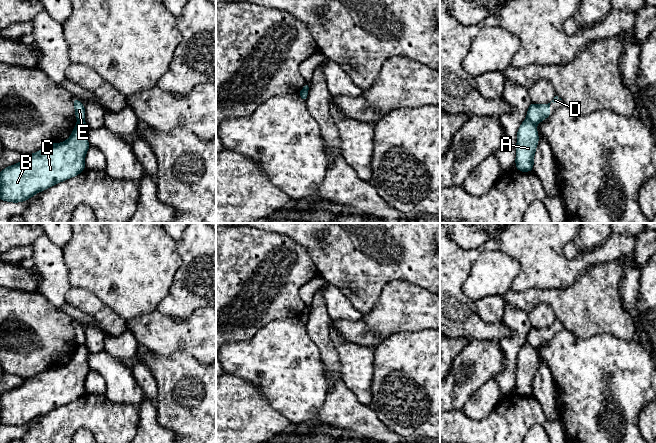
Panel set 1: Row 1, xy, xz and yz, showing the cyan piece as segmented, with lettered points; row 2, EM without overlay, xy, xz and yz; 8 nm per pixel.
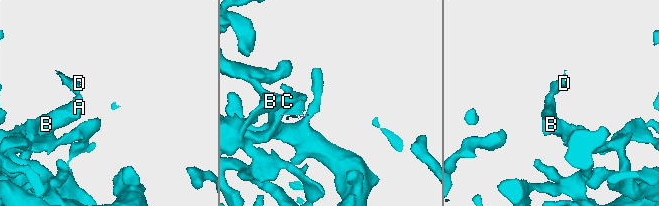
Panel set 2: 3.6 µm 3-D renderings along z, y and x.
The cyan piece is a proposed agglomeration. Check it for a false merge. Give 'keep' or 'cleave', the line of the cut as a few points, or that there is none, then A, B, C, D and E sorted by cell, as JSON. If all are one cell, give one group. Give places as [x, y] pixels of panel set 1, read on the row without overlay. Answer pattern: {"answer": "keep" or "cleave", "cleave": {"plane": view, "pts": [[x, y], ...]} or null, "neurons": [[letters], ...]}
{"answer": "cleave", "cleave": {"plane": "yz", "pts": [[527, 342], [534, 348]]}, "neurons": [["A", "B", "C"], ["D", "E"]]}

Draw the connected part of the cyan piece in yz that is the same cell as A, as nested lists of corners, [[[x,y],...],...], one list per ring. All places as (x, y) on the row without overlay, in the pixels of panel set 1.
[[[525,343],[517,356],[515,387],[518,395],[533,395],[534,378],[538,365],[539,359],[536,349],[530,344]]]

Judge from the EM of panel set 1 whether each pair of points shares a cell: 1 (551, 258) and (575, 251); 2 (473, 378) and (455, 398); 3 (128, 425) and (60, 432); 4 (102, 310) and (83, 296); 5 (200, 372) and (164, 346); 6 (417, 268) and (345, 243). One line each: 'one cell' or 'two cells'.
1: two cells
2: one cell
3: one cell
4: one cell
5: two cells
6: one cell

